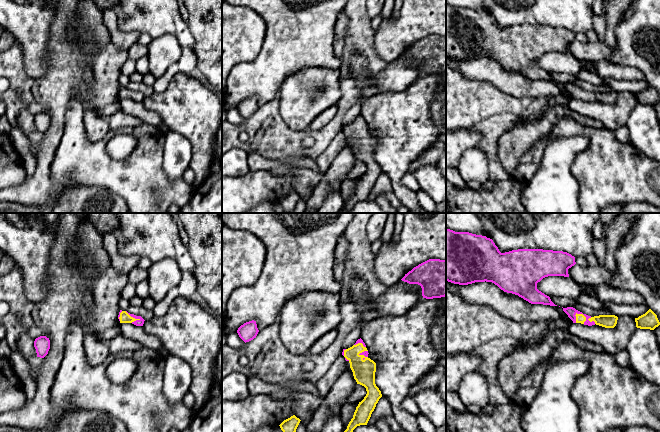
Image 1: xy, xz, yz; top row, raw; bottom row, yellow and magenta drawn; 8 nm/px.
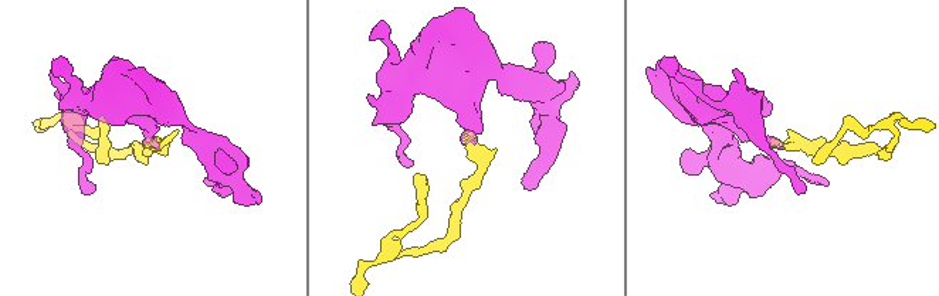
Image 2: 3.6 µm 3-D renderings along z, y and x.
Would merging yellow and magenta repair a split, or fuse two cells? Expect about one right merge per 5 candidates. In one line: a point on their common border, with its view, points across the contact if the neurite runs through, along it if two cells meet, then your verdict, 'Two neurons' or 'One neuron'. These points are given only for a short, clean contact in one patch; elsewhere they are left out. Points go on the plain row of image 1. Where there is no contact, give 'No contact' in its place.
Touches yellow at yz (585, 93). Path across: yz (580, 94), (585, 93), (570, 87). One neuron

